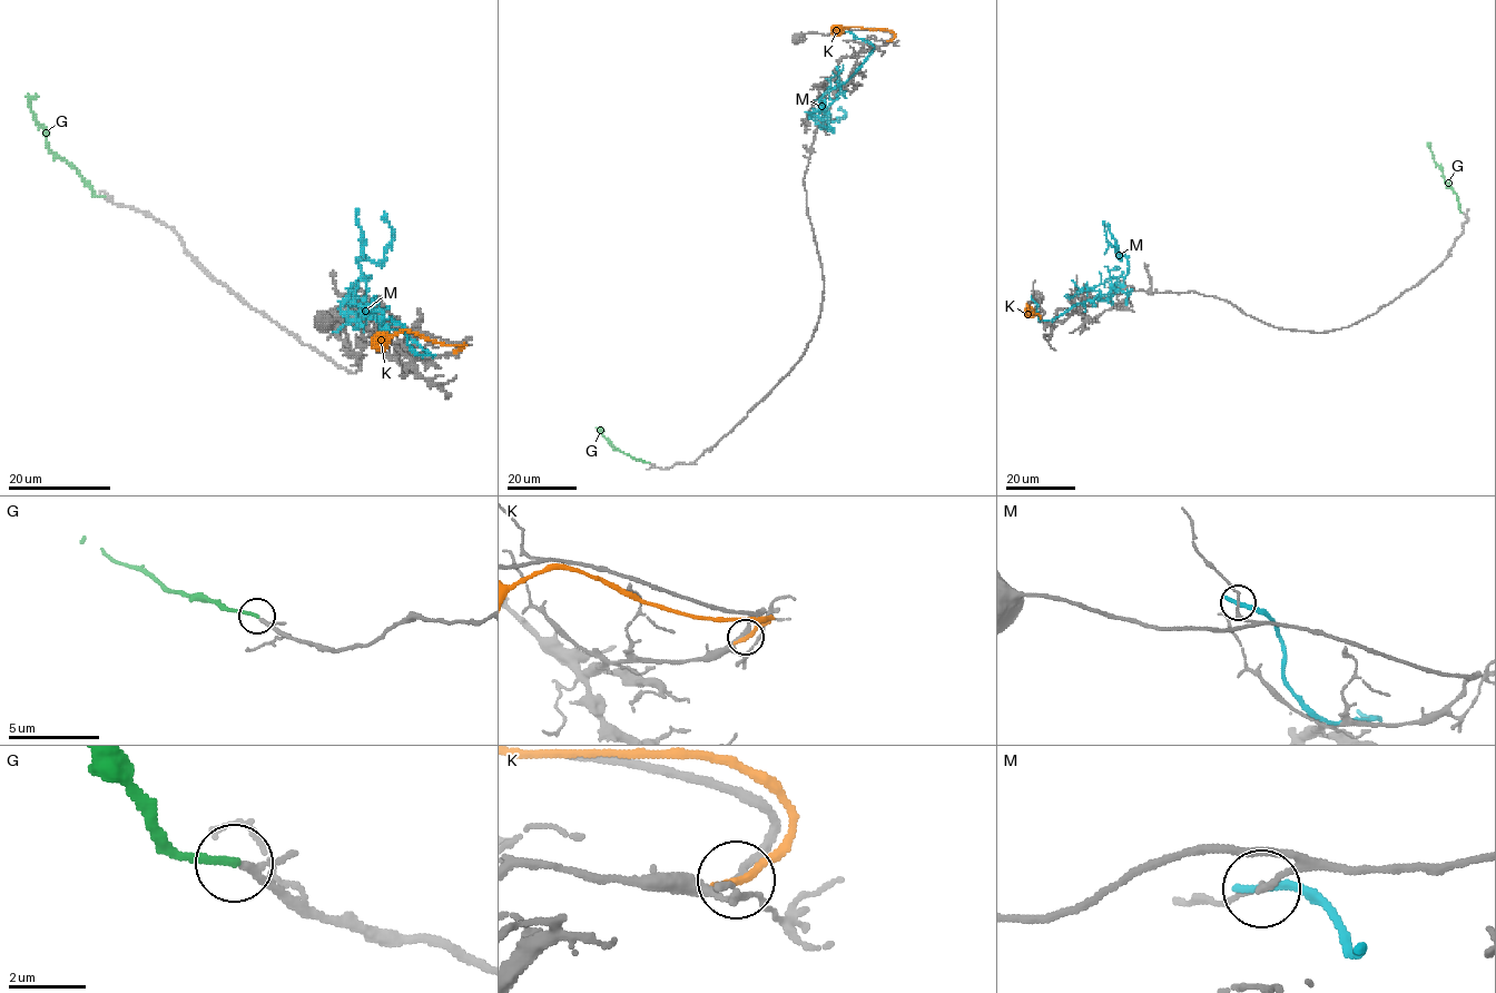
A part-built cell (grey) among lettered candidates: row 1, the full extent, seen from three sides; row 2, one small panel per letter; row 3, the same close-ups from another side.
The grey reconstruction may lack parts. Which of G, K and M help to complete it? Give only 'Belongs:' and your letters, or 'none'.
Belongs: G

